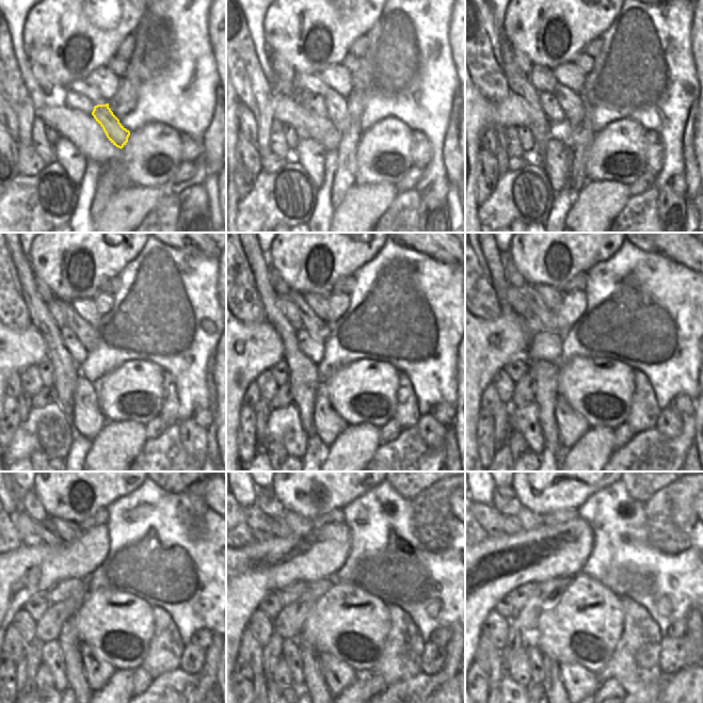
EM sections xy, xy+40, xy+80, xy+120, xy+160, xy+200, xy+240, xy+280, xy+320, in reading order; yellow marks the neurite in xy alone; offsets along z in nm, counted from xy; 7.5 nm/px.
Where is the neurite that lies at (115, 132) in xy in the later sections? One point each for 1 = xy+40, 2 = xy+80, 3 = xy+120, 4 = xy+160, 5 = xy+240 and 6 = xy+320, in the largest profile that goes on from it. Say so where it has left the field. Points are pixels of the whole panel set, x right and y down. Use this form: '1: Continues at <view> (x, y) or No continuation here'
1: Continues at xy+40 (337, 111)
2: Continues at xy+80 (570, 101)
3: Continues at xy+120 (85, 333)
4: Continues at xy+160 (318, 329)
5: Continues at xy+240 (49, 533)
6: Continues at xy+320 (520, 528).

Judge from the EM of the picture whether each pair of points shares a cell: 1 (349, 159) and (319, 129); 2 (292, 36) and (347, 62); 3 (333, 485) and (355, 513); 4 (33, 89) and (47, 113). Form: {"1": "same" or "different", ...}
{"1": "different", "2": "different", "3": "different", "4": "different"}

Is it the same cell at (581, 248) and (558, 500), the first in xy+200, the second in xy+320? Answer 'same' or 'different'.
same

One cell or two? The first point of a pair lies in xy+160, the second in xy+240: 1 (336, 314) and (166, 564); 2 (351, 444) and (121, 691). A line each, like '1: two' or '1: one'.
1: two
2: one

